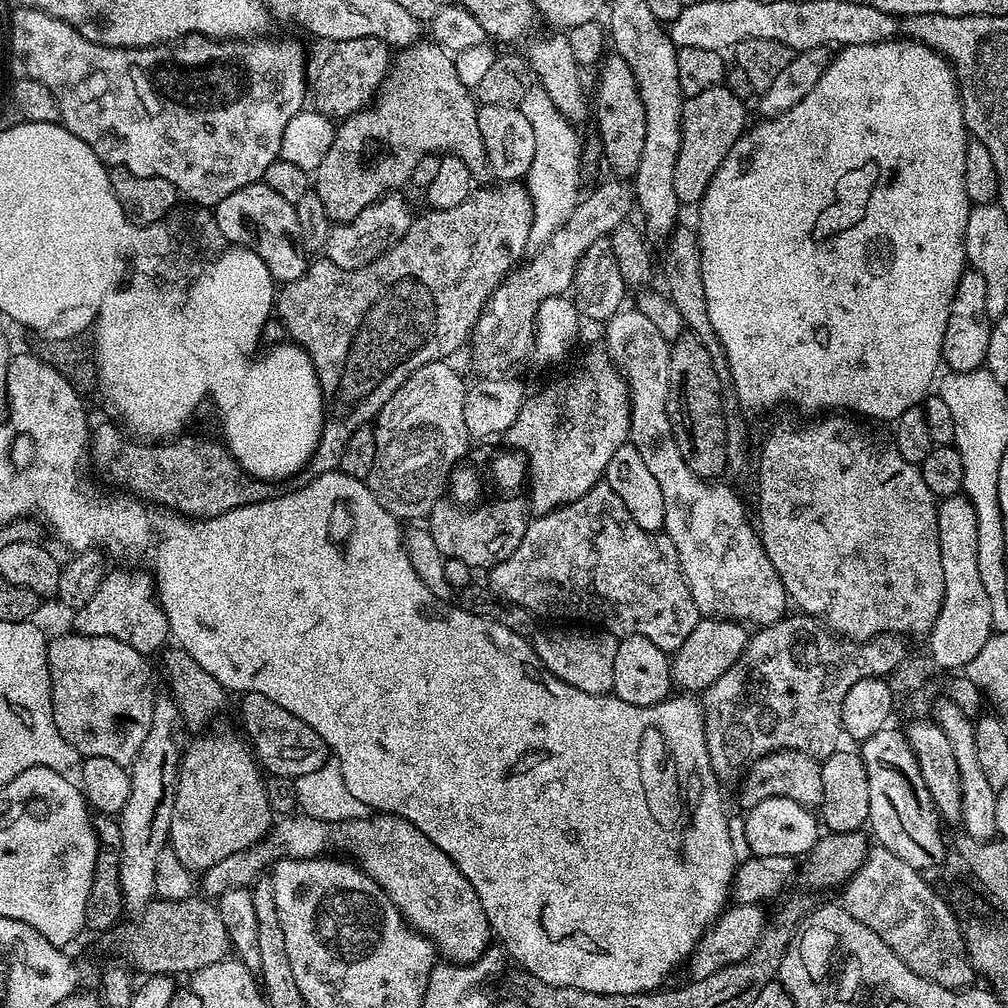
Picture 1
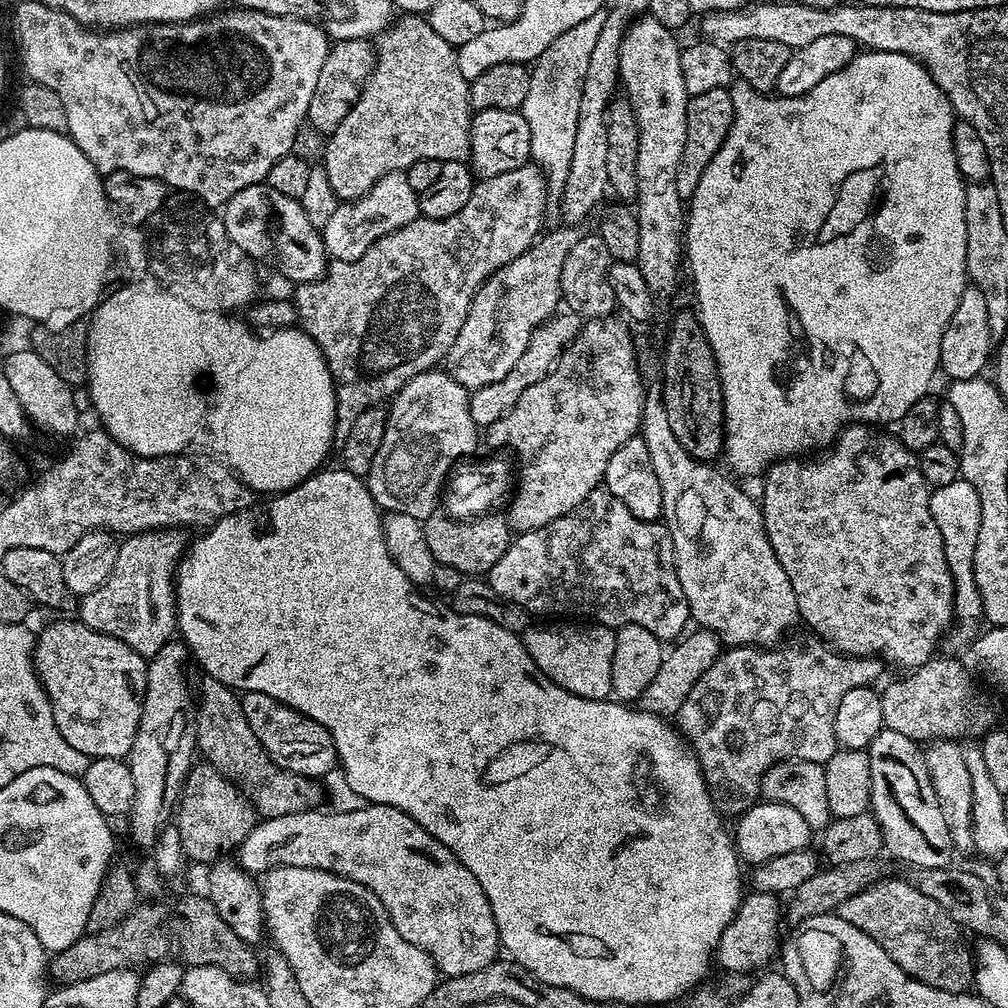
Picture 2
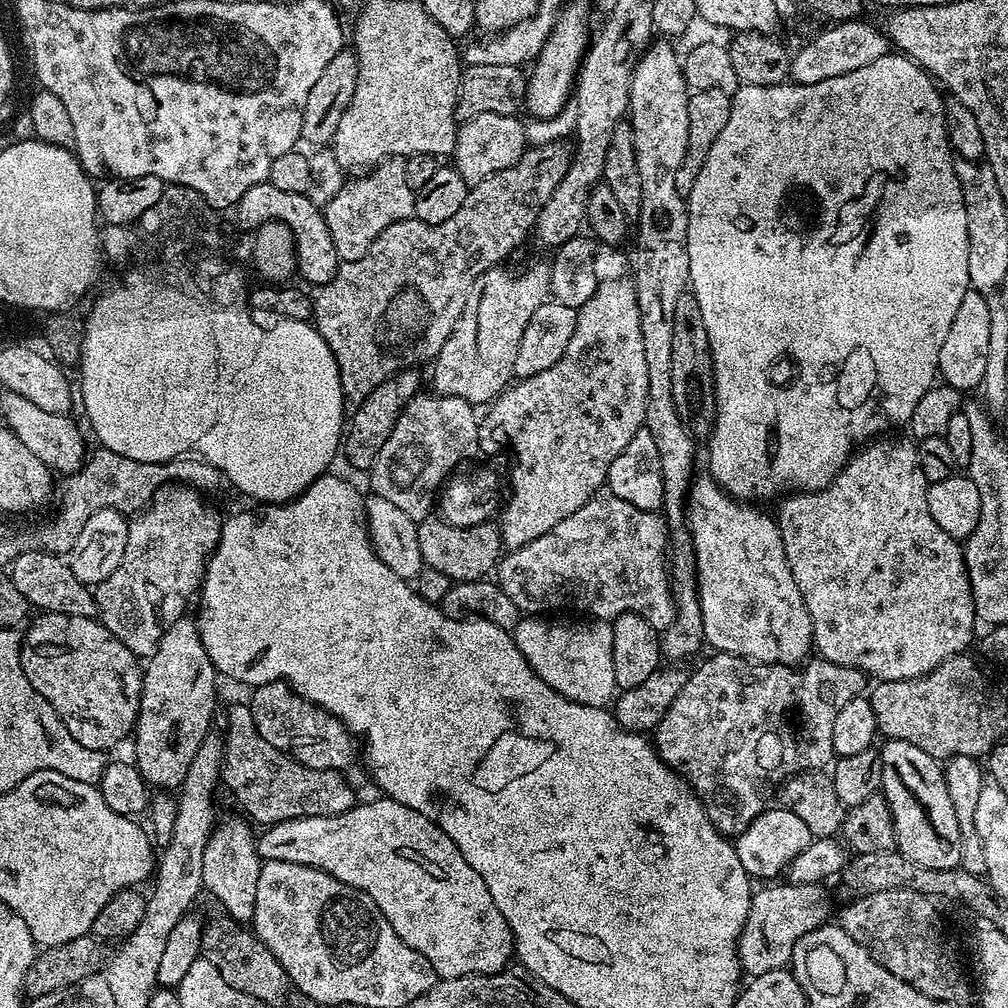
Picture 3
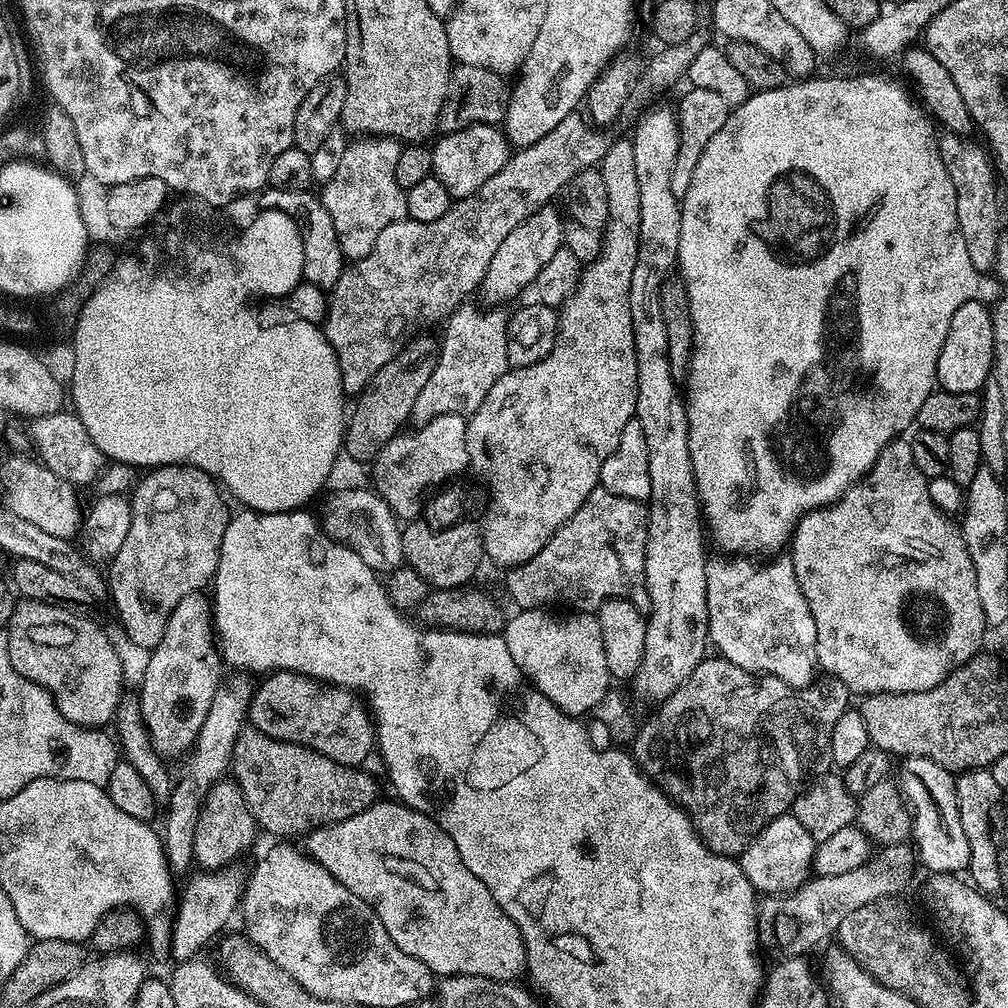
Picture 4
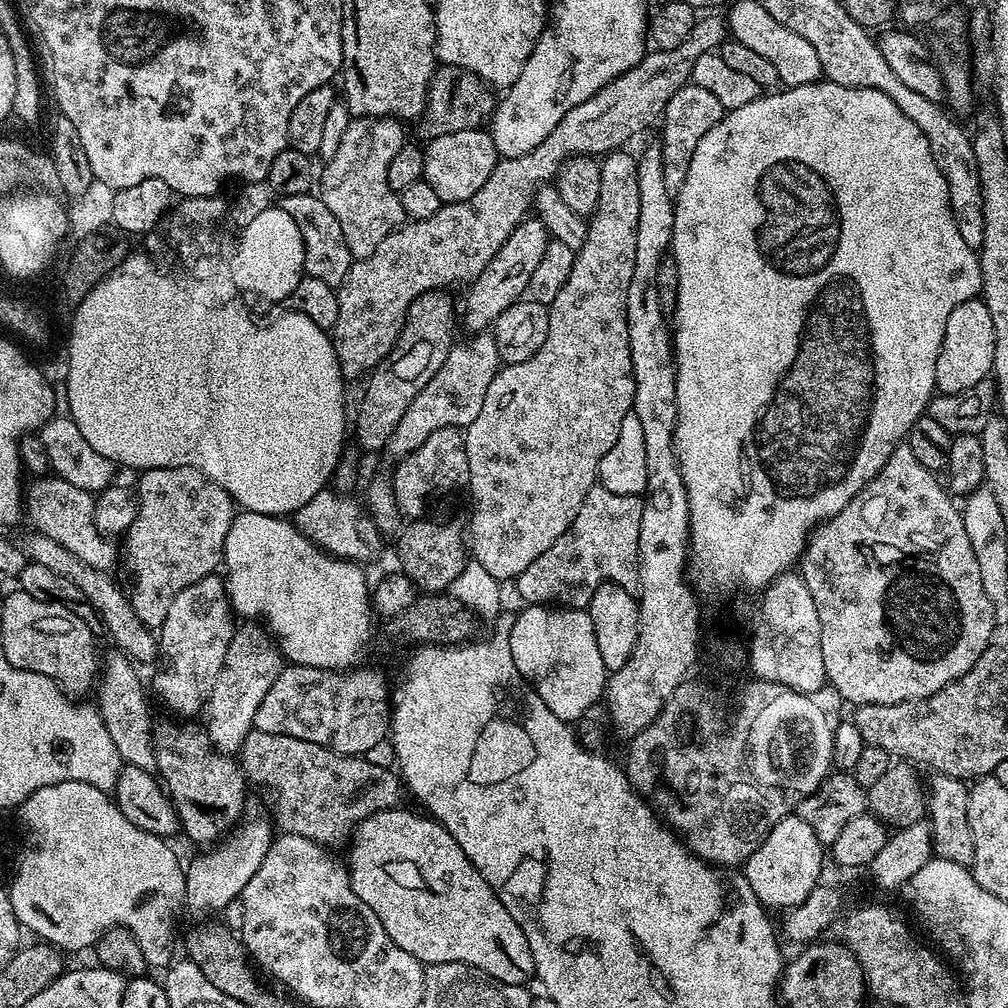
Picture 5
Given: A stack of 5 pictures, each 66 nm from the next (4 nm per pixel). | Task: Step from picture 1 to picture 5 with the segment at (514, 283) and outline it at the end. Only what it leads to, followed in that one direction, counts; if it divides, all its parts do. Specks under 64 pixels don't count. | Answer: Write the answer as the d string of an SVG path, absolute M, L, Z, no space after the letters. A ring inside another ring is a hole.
M474 334L467 338L468 340L457 341L452 346L441 369L402 414L402 419L392 437L388 439L387 446L387 451L393 452L396 458L403 458L413 452L423 440L434 434L434 430L467 428L470 422L478 418L490 382L497 376L502 361L496 342L490 334Z

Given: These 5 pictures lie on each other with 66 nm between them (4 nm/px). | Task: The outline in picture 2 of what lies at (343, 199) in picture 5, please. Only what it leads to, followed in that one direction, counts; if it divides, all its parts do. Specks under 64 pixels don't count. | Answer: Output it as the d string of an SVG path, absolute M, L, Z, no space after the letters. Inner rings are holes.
M407 171L391 172L378 178L378 182L356 200L337 203L334 214L330 214L330 222L326 222L322 230L324 249L332 260L354 262L362 258L378 238L414 222L419 216L420 197L411 188Z

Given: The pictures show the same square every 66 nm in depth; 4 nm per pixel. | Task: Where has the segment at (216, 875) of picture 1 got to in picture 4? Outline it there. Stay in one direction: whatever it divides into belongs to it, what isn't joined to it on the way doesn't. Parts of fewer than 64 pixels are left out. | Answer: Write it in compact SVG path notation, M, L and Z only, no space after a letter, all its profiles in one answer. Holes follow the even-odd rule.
M383 800L362 810L354 818L346 818L337 824L312 829L303 837L303 851L311 860L325 868L333 878L340 880L342 886L346 886L346 890L350 890L350 894L358 894L358 898L362 902L371 904L373 910L378 914L382 926L386 926L386 934L390 934L394 946L398 946L398 950L410 954L410 958L418 958L418 962L422 962L422 966L430 969L433 977L481 976L487 980L501 982L516 982L520 975L523 977L528 967L528 955L524 949L522 934L515 922L502 910L502 906L498 906L498 902L494 902L494 894L490 894L490 890L486 890L486 882L482 882L482 878L478 878L478 874L471 872L470 866L466 866L466 862L462 862L462 858L458 854L458 846L454 846L454 838L450 838L450 834L446 834L446 830L442 830L442 826L435 824L431 818L419 812L418 809L409 808L408 805L399 802L391 804L390 801Z

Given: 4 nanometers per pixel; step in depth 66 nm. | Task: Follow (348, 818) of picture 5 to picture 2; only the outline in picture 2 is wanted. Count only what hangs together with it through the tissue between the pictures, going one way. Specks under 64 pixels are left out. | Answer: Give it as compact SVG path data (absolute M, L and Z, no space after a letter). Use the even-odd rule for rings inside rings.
M205 675L204 681L198 684L198 707L196 710L196 746L202 753L205 761L210 762L211 767L217 768L227 780L239 786L244 795L254 807L257 817L269 820L270 818L282 818L282 814L294 814L295 812L306 812L317 807L316 804L322 800L322 788L311 776L299 776L282 766L278 766L271 758L268 751L258 742L254 730L246 722L246 714L240 705L240 696L233 689L227 688L222 682L214 677Z

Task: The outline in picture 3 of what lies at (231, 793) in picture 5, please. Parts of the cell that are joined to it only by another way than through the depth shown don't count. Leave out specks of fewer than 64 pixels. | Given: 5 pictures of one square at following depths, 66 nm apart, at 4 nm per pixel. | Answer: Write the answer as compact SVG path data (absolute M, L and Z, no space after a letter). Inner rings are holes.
M232 816L229 820L221 819L213 827L210 838L206 842L206 850L202 854L203 891L209 892L224 907L221 909L233 920L251 922L254 918L258 874L262 861L260 851L256 848L258 836L253 825L247 819L237 816Z

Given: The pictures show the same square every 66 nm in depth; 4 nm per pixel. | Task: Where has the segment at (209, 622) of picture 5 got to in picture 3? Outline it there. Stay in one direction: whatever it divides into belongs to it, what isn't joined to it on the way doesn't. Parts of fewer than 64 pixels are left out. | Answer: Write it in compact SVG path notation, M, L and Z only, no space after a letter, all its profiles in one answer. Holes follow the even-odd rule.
M181 618L162 634L158 650L142 668L144 685L136 715L134 763L144 783L156 790L176 790L198 754L198 746L210 735L212 711L216 708L218 673L202 646L192 618Z

